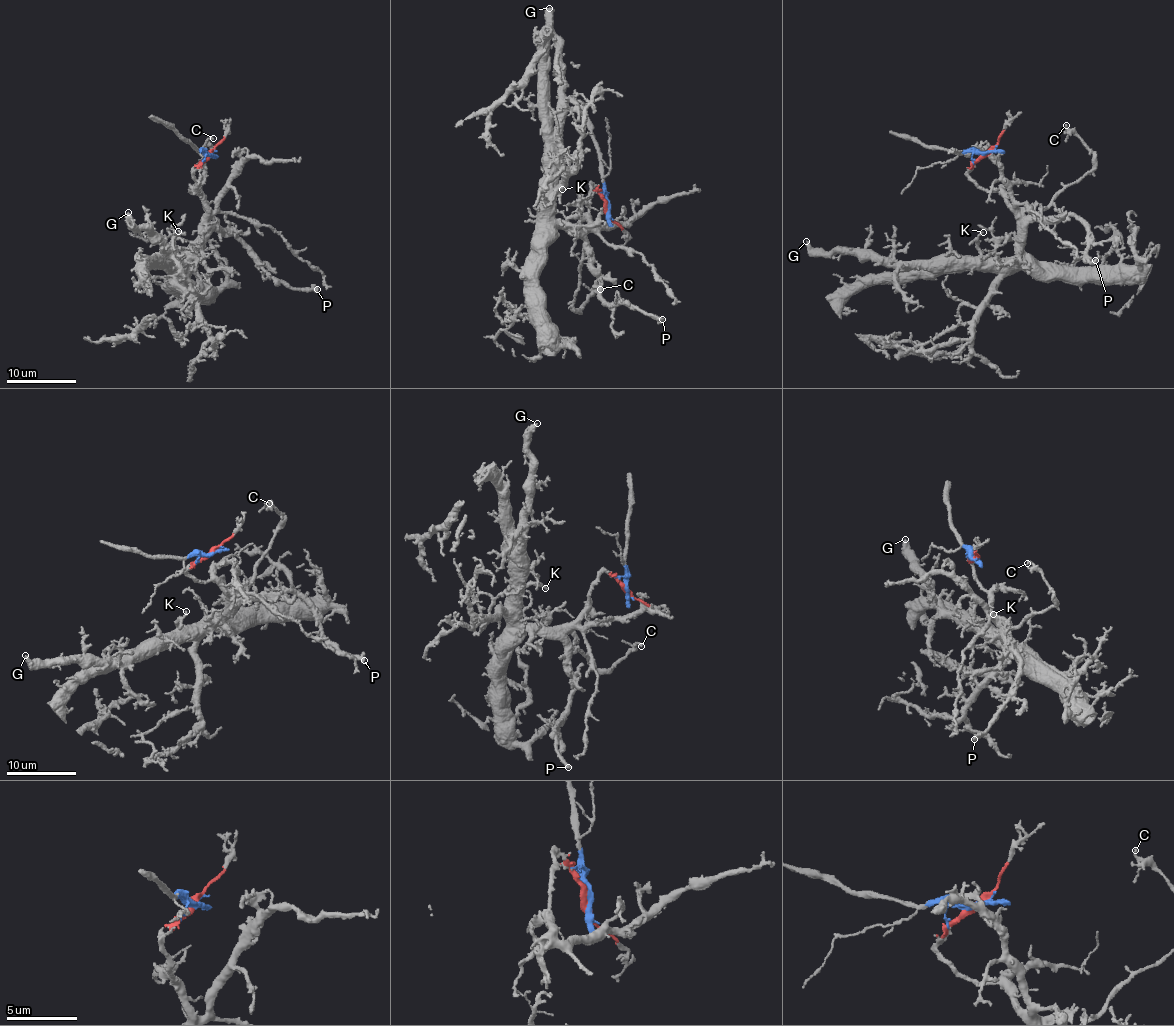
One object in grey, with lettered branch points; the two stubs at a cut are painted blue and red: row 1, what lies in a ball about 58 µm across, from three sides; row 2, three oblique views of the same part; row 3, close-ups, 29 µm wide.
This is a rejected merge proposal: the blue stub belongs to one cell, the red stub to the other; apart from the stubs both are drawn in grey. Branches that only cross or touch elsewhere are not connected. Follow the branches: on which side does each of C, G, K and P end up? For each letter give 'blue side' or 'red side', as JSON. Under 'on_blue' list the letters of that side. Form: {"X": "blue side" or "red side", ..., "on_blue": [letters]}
{"C": "red side", "G": "red side", "K": "red side", "P": "red side", "on_blue": []}

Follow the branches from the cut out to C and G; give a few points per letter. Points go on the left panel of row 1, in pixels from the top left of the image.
C: (209, 154), (194, 172), (205, 213), (213, 214), (209, 216), (201, 184), (205, 145), (213, 137)
G: (209, 154), (194, 172), (206, 213), (201, 242), (182, 262), (135, 227), (127, 212)

